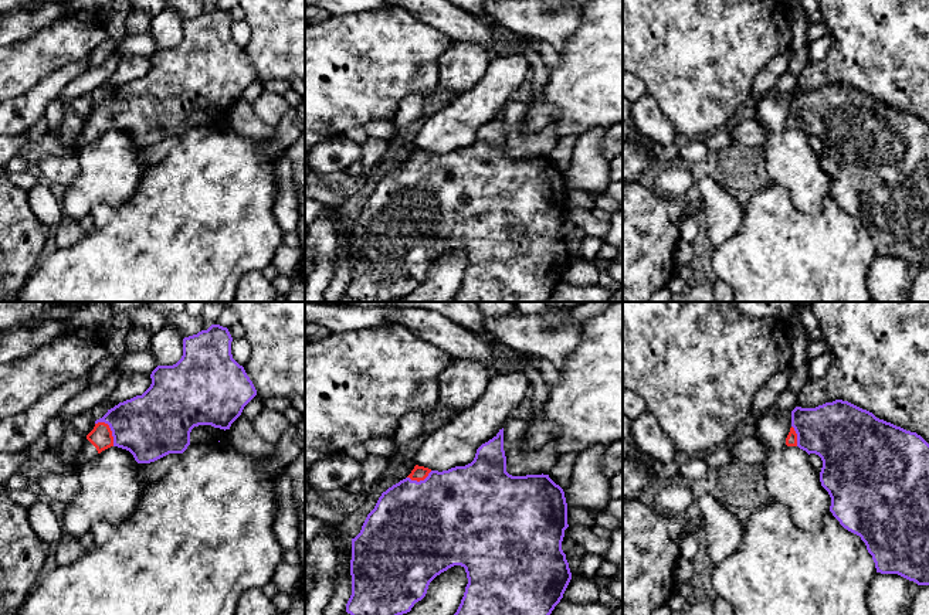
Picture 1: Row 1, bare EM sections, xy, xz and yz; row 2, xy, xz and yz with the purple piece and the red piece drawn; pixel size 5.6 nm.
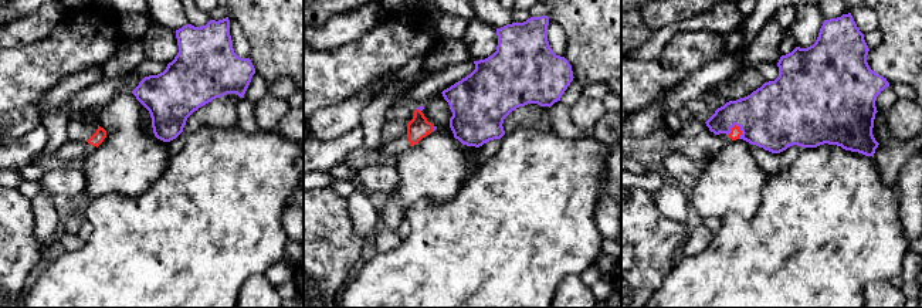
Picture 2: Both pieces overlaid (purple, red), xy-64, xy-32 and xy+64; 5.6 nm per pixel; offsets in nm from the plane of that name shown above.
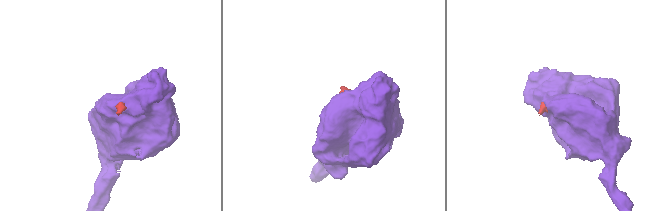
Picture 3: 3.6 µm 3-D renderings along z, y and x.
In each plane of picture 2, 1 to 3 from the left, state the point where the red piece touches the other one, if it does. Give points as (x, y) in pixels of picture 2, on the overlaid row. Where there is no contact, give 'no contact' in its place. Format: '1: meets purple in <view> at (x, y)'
1: no contact
2: meets purple in xy-32 at (419, 108)
3: meets purple in xy+64 at (734, 125)

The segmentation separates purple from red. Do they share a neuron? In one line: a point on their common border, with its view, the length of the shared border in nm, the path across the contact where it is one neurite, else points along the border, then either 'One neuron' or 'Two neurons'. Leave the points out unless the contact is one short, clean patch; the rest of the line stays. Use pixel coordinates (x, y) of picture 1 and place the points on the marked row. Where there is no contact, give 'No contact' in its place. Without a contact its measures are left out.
Touches purple at xy (111, 430). Shared border 170 nm. Path across: xy (152, 425), (122, 425), (111, 430), (101, 437). One neuron

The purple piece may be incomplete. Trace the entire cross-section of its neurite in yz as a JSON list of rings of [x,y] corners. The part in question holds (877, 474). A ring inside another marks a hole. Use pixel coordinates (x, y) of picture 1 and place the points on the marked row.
[[[835,400],[816,408],[796,407],[786,445],[821,458],[820,482],[831,497],[830,512],[844,529],[861,537],[877,572],[898,574],[918,585],[929,585],[929,444],[920,435]]]

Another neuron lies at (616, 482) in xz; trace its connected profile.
[[[623,469],[608,480],[608,487],[611,499],[623,497]]]

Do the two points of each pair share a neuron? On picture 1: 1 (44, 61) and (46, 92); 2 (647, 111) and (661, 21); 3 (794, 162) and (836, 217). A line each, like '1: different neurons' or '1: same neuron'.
1: different neurons
2: different neurons
3: different neurons

